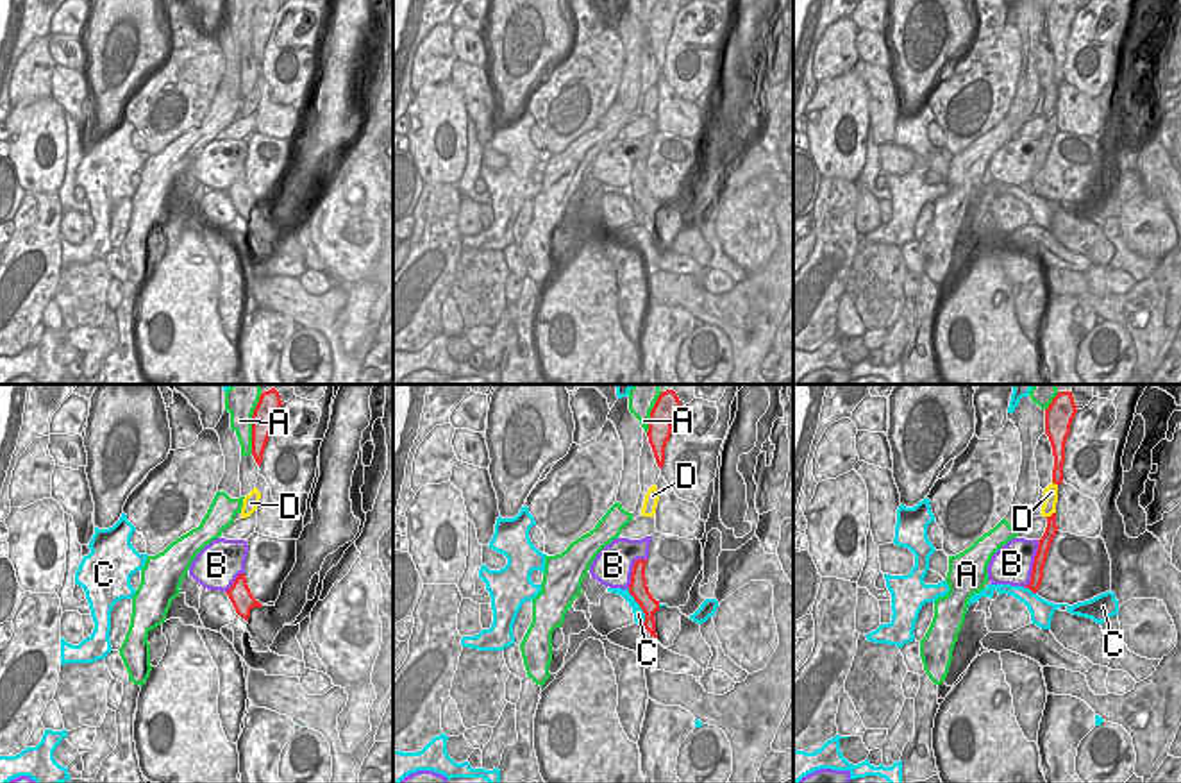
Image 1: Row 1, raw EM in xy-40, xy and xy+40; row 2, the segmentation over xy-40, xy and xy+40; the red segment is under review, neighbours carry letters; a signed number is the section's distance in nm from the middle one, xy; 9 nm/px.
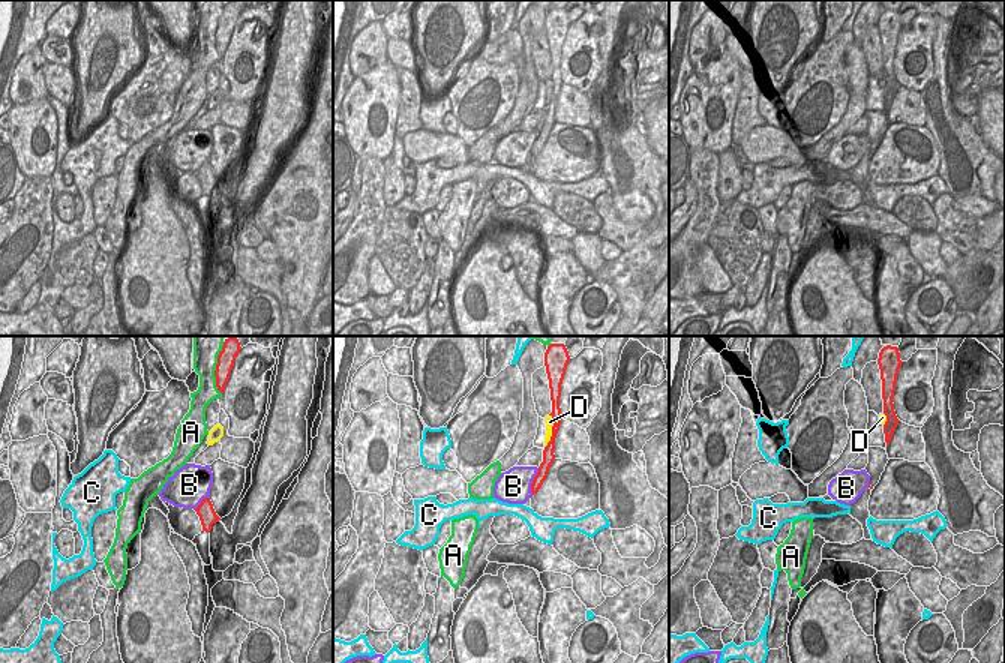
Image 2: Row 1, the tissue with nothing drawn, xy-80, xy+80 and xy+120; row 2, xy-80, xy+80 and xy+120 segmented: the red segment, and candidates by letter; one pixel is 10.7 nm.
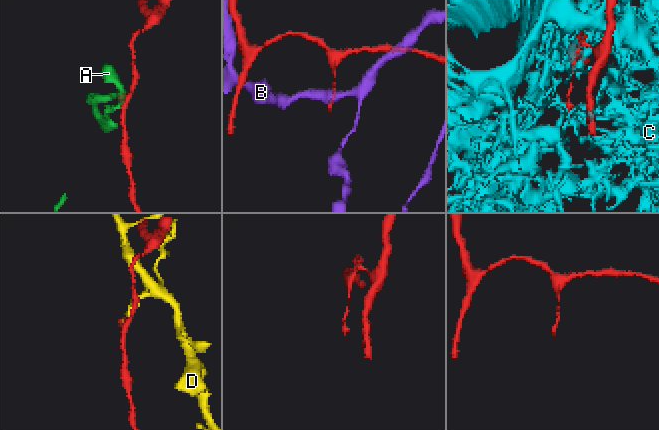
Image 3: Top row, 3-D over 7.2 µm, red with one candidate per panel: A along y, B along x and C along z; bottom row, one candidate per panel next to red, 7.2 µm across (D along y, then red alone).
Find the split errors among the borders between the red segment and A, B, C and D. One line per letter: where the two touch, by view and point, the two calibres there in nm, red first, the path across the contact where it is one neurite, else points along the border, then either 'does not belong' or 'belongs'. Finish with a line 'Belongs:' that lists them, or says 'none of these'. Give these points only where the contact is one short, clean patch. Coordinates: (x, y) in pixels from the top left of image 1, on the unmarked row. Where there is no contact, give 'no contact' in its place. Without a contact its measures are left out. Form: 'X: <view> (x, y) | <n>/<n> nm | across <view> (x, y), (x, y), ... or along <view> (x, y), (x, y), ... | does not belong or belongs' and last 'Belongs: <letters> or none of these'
A: xy-40 (252, 27) | 200/200 nm | does not belong
B: xy+40 (1033, 163) | 120/360 nm | does not belong
C: xy (640, 206) | 170/100 nm | does not belong
D: xy+40 (1051, 115) | 120/130 nm | does not belong
Belongs: none of these

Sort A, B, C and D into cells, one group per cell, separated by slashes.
A / B / C / D

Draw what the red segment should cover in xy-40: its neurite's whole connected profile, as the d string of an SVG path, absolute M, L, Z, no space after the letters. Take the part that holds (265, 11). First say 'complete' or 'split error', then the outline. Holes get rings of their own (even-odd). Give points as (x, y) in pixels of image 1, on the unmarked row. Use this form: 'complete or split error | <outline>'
complete | M259 0L252 14L252 55L261 66L266 41L282 0Z

